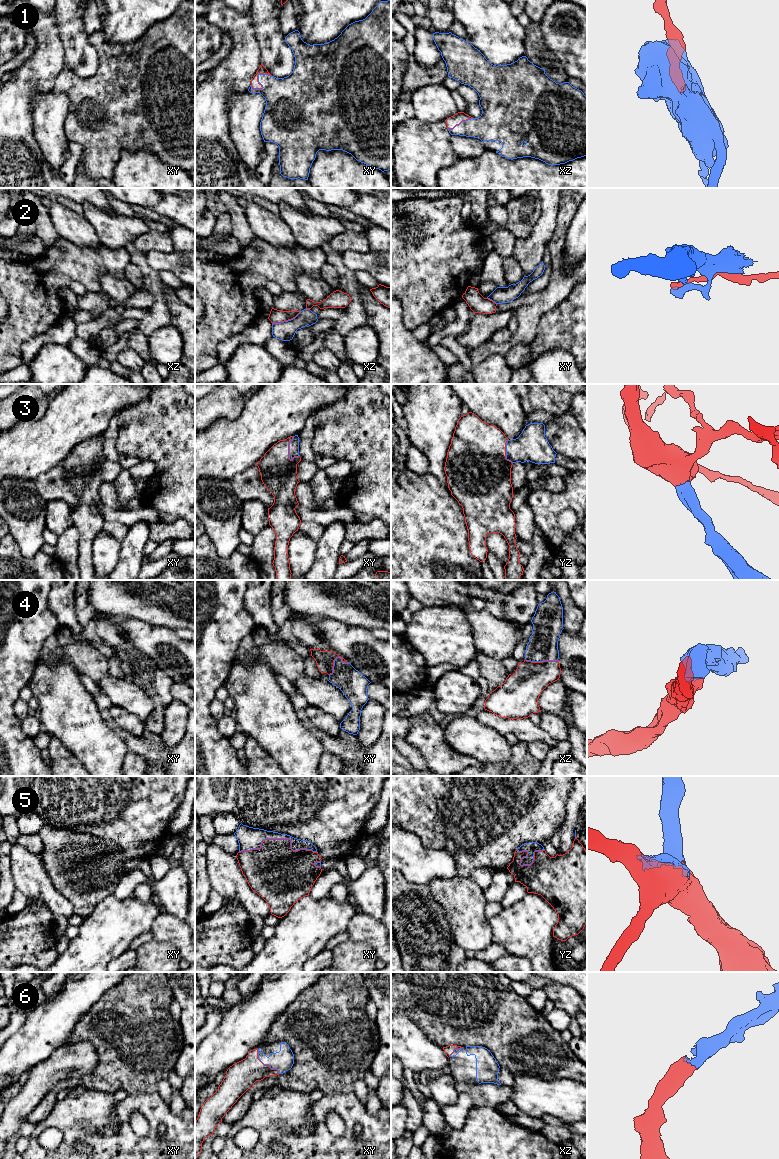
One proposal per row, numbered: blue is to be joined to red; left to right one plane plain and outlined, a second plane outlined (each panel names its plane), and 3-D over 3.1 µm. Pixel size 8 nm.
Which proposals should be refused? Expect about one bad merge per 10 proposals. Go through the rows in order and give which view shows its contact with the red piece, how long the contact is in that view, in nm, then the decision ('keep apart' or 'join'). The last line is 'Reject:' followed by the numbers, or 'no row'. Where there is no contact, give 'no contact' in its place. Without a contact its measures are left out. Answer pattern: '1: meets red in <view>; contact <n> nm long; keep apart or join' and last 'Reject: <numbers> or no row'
1: meets red in xy; contact 190 nm long; join
2: meets red in xz; contact 260 nm long; keep apart
3: meets red in xy; contact 200 nm long; join
4: meets red in xz; contact 260 nm long; join
5: meets red in xy; contact 600 nm long; join
6: meets red in xy; contact 260 nm long; join
Reject: 2

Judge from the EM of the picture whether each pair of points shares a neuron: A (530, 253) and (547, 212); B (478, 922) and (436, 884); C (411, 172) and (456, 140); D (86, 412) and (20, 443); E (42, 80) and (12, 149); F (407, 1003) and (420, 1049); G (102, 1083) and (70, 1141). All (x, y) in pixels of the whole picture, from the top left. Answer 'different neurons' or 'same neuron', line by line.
A: same neuron
B: same neuron
C: different neurons
D: same neuron
E: same neuron
F: different neurons
G: different neurons

